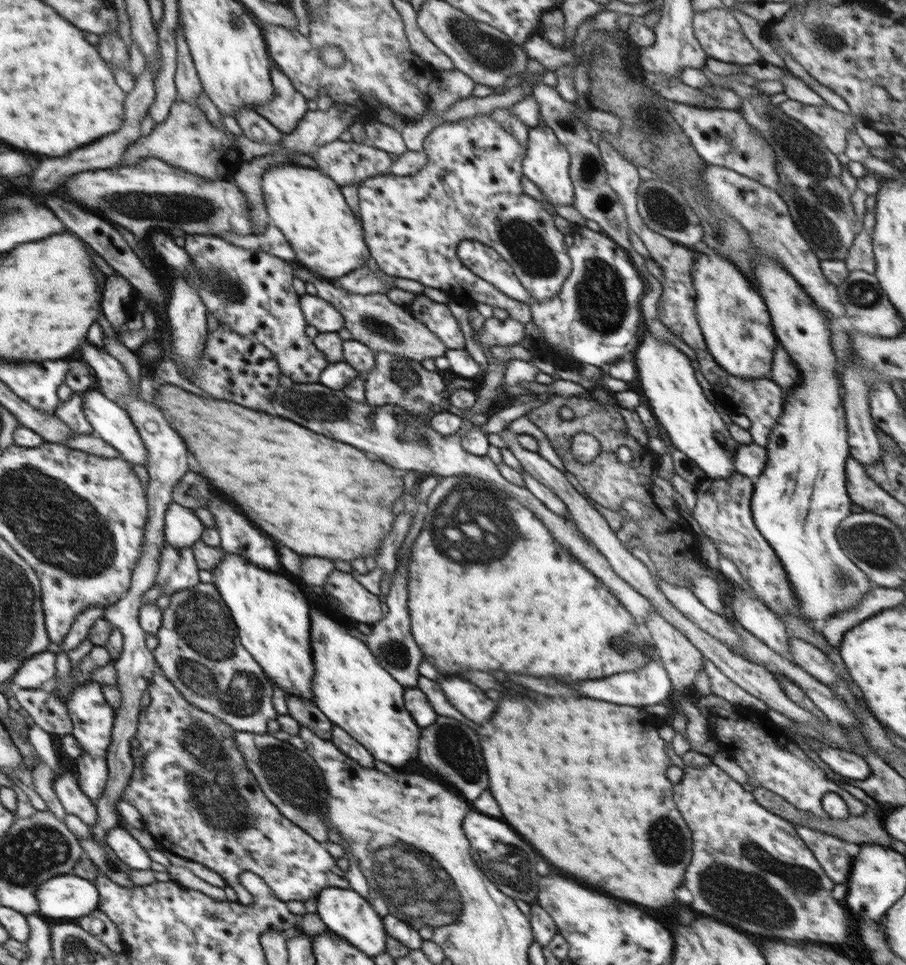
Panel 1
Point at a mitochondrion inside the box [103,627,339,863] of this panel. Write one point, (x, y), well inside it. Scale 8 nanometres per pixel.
(209, 781)

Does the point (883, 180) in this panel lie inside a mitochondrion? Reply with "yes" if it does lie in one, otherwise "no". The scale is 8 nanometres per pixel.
no

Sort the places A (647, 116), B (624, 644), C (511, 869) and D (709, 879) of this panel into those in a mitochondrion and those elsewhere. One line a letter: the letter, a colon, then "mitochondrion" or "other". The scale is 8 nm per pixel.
A: mitochondrion
B: mitochondrion
C: mitochondrion
D: mitochondrion

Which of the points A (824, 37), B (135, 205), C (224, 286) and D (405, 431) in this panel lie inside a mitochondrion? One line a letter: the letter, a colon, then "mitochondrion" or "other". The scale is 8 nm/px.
A: mitochondrion
B: mitochondrion
C: mitochondrion
D: mitochondrion

